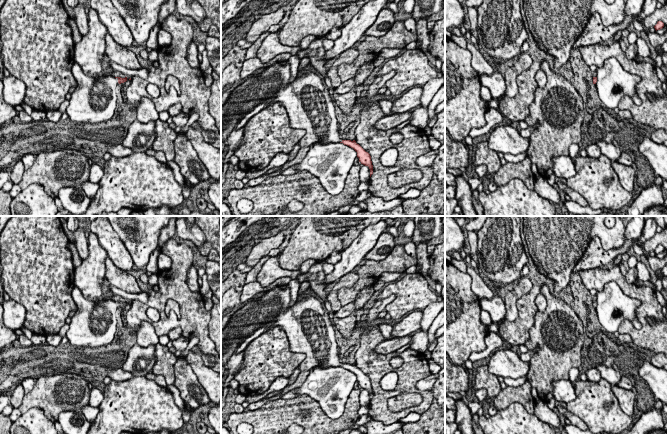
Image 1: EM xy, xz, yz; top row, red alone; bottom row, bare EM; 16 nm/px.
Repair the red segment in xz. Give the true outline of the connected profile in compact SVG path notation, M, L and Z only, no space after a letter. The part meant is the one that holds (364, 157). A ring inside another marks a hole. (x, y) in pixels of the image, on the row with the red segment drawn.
M280 61L268 66L257 76L247 78L242 84L237 86L231 92L226 103L221 107L221 143L226 142L230 133L247 113L264 101L271 99L272 103L280 102L285 107L291 128L304 129L306 131L306 134L298 143L301 147L309 147L316 143L343 143L357 152L359 162L369 167L371 177L373 165L370 154L357 144L355 140L343 140L340 138L334 101L321 79L310 70L302 71L302 75L297 76L293 82L289 81L290 76L288 61Z

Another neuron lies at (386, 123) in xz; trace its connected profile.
M407 111L404 113L395 113L390 116L385 116L375 123L375 128L384 131L390 130L410 119L411 114L411 111Z

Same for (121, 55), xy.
M109 33L105 36L105 55L113 62L127 69L142 69L137 56L129 48L119 45Z

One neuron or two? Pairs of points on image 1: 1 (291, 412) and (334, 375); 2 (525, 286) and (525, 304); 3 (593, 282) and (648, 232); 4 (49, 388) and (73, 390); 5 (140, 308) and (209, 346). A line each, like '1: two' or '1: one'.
1: two
2: two
3: two
4: one
5: one

